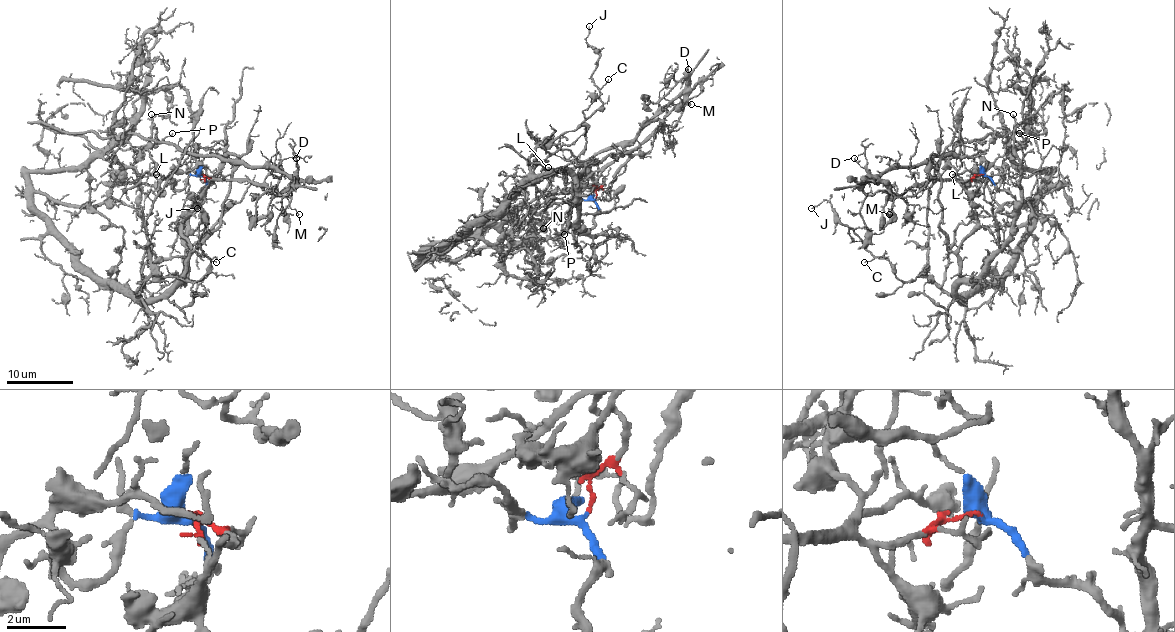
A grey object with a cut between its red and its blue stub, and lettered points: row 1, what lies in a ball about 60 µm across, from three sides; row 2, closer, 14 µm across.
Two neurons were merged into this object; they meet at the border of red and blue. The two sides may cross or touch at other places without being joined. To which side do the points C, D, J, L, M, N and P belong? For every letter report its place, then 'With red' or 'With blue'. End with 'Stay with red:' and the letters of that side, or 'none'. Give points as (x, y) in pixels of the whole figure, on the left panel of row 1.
C: Place: (216, 262). With blue
D: Place: (296, 158). With red
J: Place: (197, 208). With blue
L: Place: (156, 174). With red
M: Place: (299, 214). With red
N: Place: (151, 114). With red
P: Place: (172, 133). With blue
Stay with red: D, L, M, N

